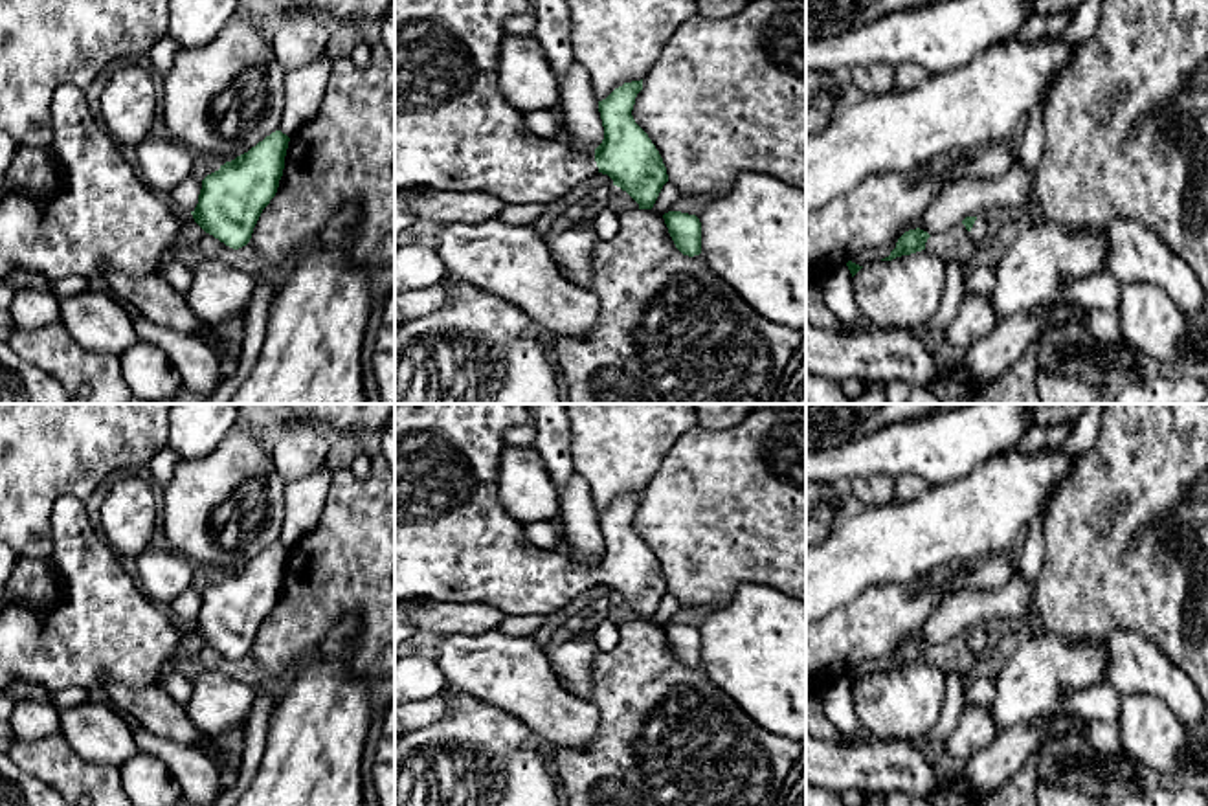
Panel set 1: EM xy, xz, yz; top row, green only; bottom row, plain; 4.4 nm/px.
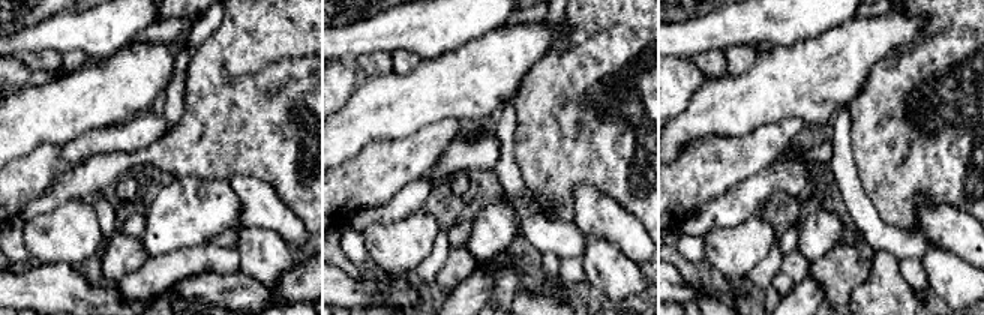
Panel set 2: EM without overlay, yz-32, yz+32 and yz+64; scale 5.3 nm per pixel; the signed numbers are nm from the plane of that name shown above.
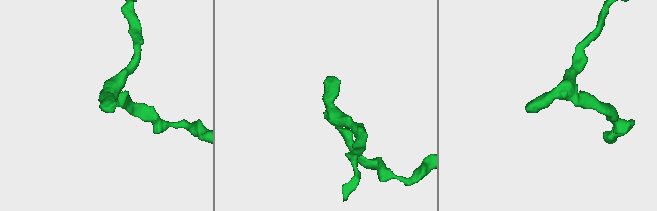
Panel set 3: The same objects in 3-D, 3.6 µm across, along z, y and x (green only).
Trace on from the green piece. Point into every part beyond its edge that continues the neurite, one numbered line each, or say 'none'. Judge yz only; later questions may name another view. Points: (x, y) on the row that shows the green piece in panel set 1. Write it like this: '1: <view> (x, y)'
1: yz (979, 232)

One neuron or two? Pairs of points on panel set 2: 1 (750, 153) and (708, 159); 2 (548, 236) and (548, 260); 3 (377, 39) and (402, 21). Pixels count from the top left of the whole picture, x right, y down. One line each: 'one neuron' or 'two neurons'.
1: one neuron
2: two neurons
3: one neuron

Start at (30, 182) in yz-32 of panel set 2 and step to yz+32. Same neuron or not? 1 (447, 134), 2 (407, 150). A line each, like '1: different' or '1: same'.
1: same
2: same

